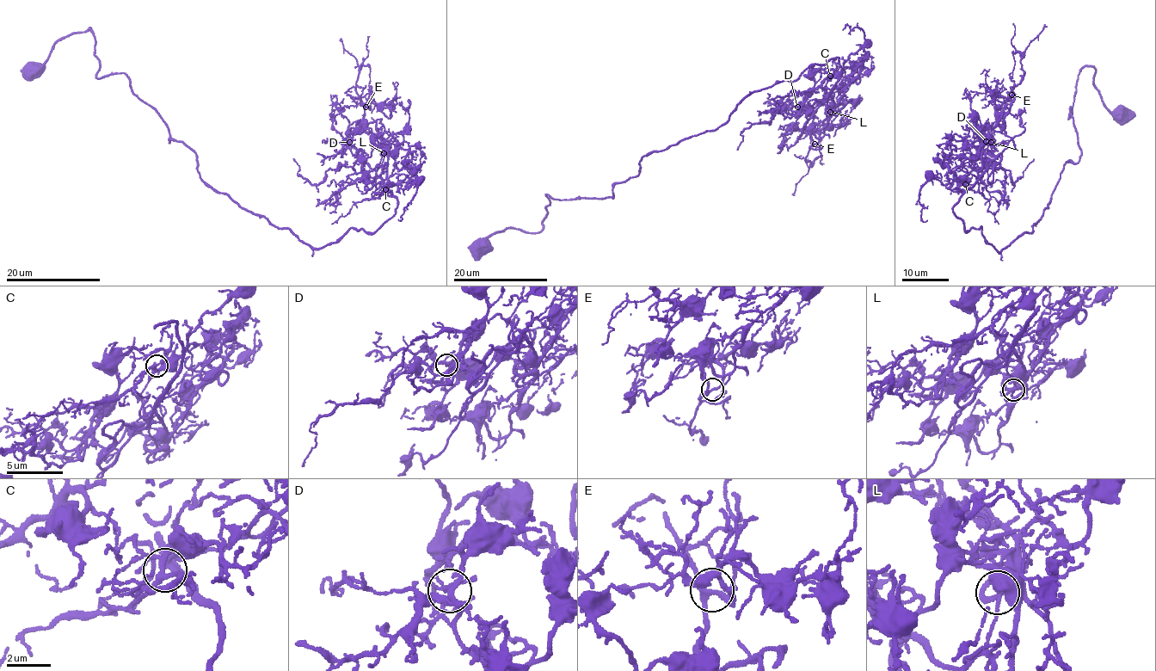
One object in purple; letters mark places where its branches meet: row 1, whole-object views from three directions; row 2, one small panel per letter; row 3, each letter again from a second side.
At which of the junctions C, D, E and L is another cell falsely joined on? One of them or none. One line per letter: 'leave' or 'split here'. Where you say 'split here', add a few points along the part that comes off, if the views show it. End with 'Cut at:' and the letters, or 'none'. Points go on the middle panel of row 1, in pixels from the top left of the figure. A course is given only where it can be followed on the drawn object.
C: leave
D: leave
E: leave
L: leave
Cut at: none

